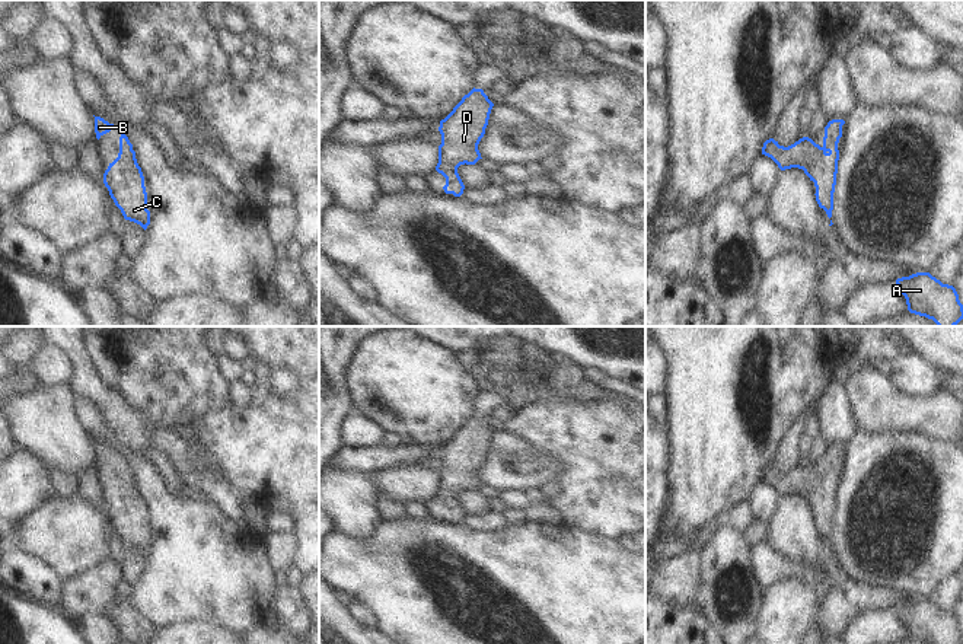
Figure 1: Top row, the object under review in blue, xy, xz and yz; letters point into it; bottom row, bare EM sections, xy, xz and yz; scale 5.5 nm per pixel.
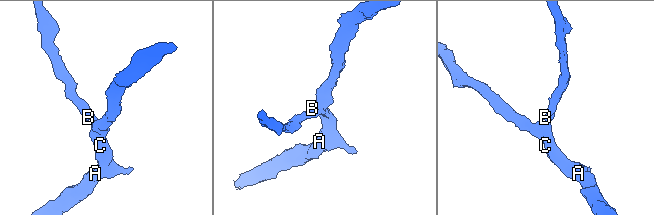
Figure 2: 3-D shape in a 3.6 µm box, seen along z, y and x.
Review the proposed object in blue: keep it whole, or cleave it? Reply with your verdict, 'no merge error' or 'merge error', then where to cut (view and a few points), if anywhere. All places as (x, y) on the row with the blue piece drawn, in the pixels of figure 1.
no merge error; cut none

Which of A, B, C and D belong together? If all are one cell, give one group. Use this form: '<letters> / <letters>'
A B C D

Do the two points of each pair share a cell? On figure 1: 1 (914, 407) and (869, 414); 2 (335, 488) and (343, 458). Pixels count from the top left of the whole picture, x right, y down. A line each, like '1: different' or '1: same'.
1: same
2: different

